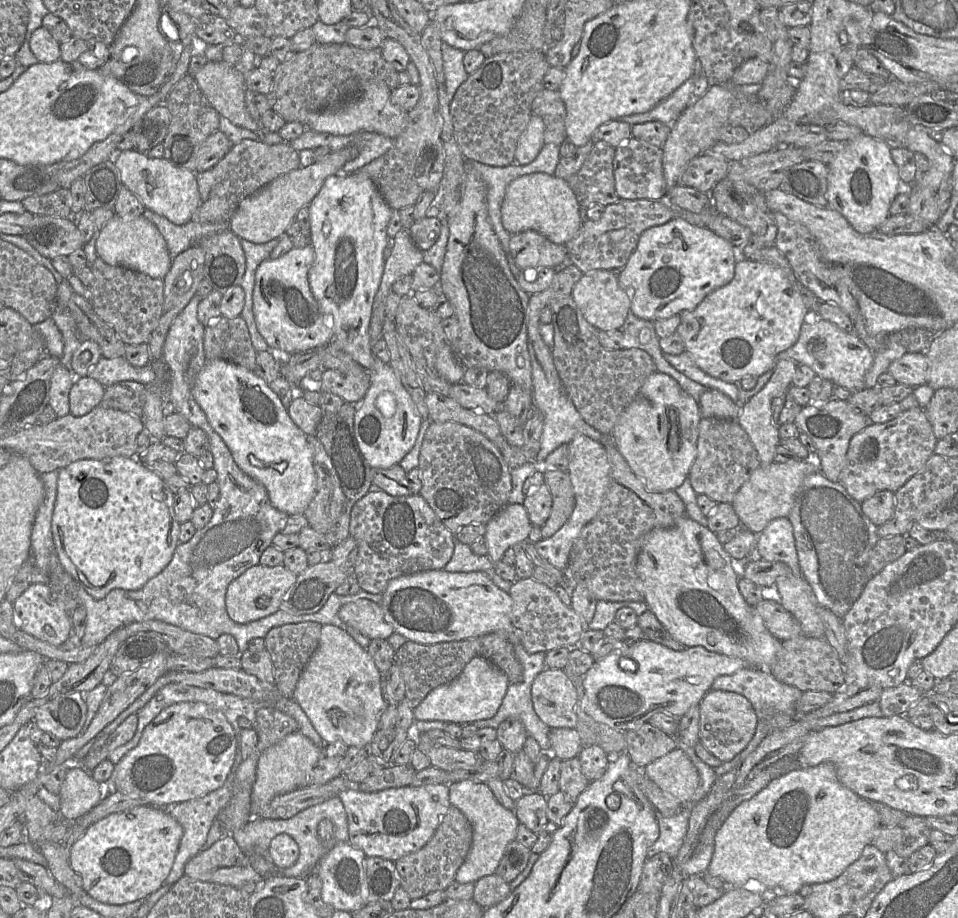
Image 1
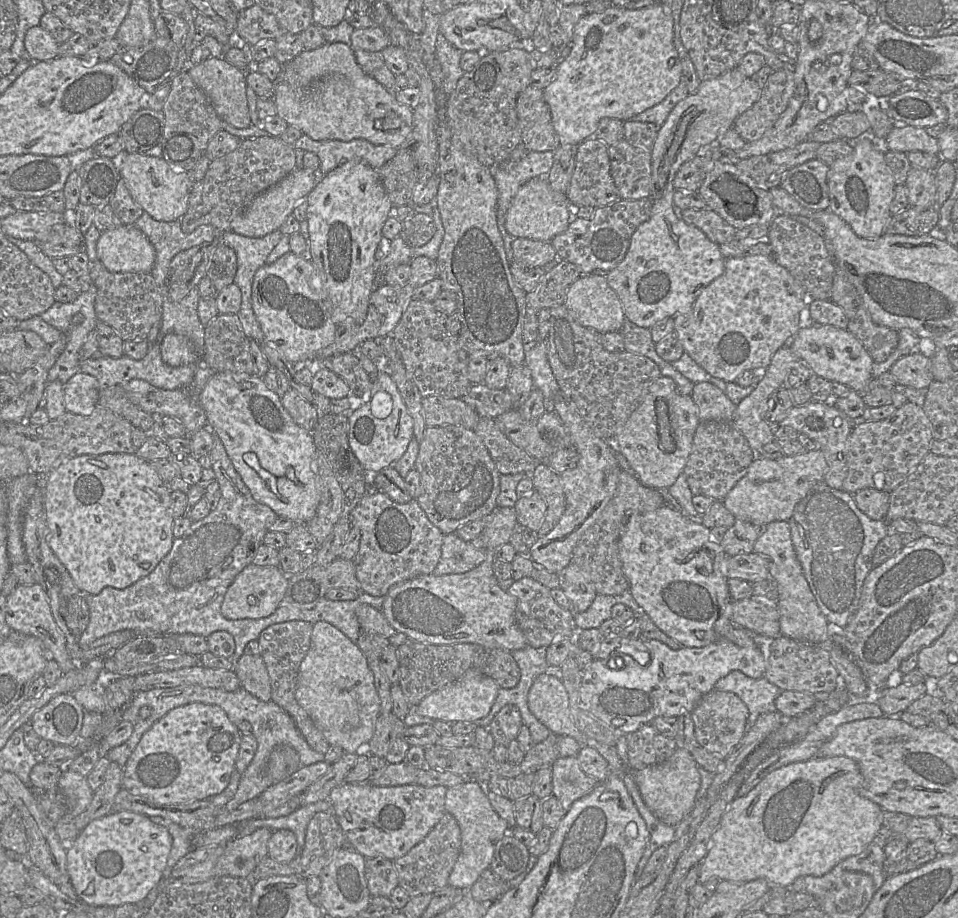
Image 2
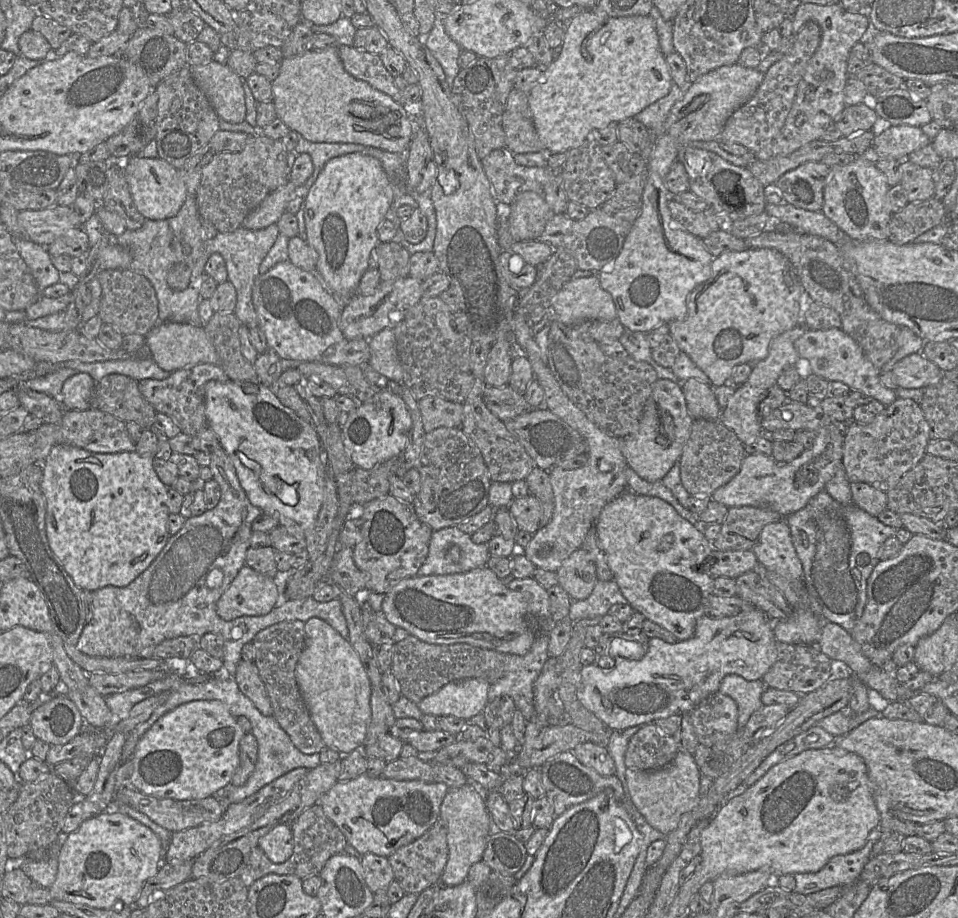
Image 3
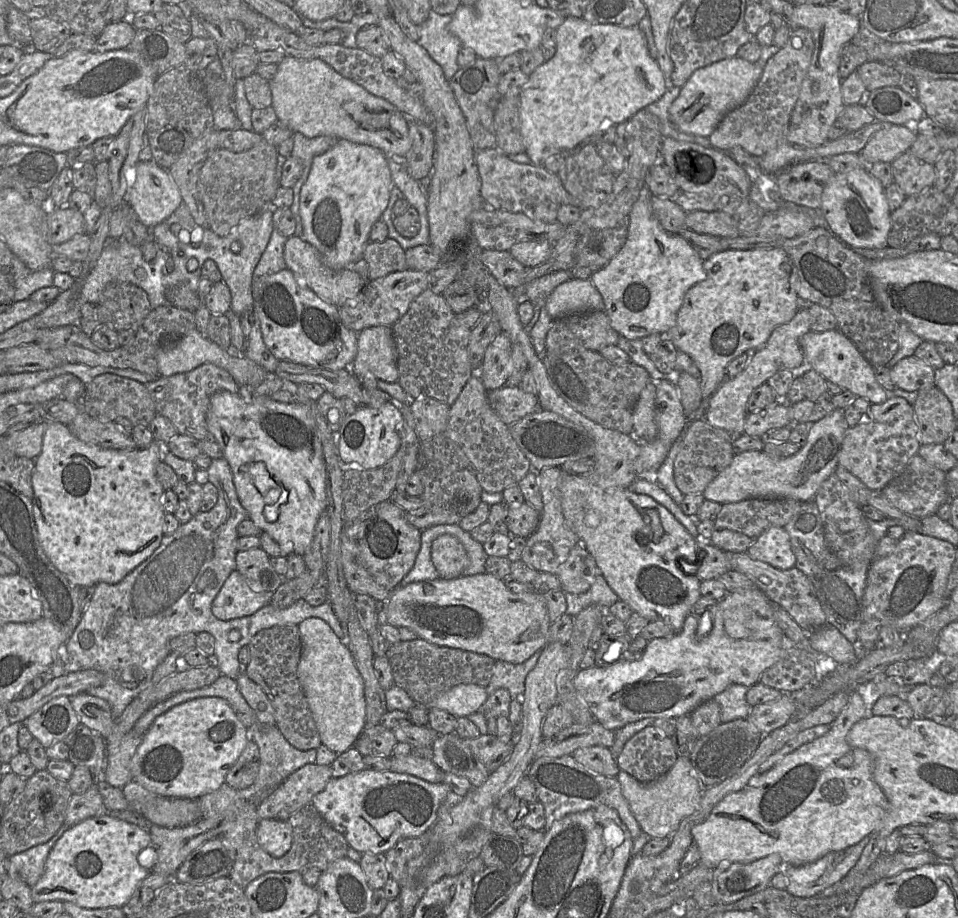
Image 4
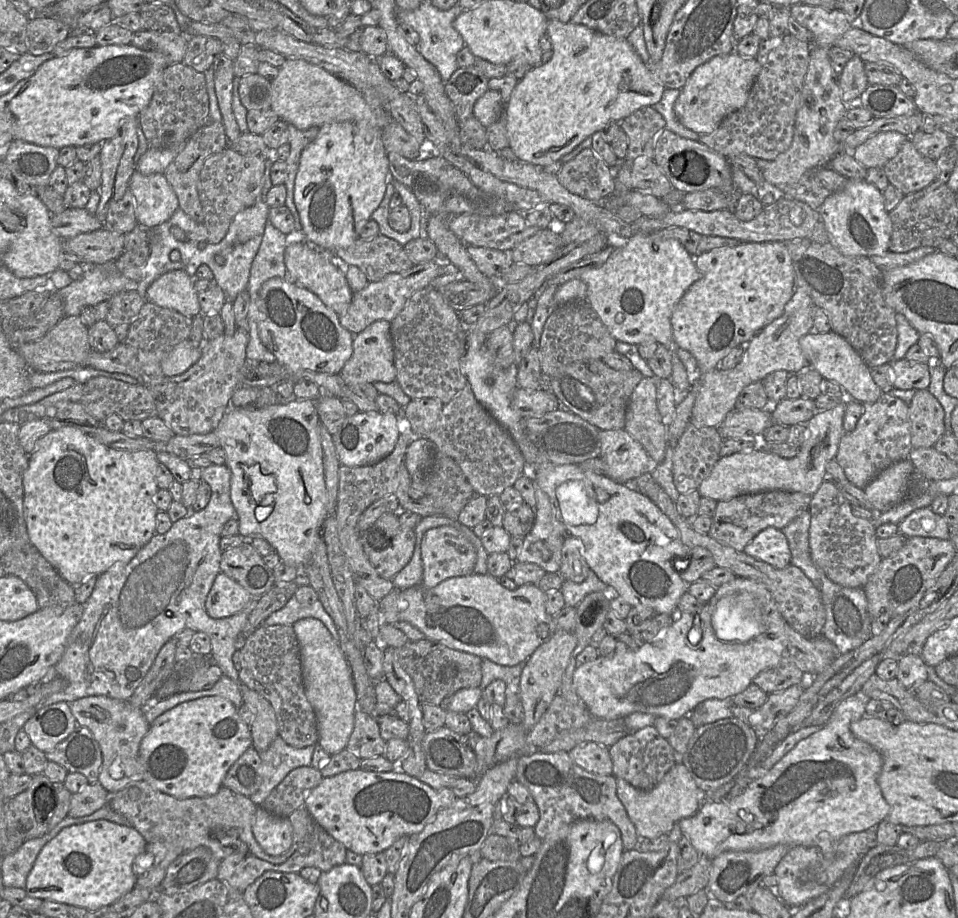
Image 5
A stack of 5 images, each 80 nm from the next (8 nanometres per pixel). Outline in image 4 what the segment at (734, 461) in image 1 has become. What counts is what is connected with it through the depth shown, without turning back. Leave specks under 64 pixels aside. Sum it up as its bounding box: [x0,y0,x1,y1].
[674,419,735,494]

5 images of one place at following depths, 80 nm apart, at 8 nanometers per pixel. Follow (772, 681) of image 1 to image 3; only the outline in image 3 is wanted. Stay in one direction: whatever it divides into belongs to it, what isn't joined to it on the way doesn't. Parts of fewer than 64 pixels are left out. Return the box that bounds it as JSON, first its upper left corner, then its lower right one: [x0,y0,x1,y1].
[718,674,767,730]

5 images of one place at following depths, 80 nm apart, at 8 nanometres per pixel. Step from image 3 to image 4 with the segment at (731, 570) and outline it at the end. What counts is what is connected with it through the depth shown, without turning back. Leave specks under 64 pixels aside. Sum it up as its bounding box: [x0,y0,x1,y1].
[695,533,732,581]

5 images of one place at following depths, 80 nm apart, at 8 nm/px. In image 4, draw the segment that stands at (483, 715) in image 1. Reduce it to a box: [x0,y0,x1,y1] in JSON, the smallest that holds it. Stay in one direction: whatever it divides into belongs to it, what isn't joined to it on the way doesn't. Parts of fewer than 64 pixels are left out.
[427,684,488,717]

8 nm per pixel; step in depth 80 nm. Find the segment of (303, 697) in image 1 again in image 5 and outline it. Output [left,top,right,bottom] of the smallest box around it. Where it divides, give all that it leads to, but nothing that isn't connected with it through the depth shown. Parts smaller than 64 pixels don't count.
[292,618,357,755]

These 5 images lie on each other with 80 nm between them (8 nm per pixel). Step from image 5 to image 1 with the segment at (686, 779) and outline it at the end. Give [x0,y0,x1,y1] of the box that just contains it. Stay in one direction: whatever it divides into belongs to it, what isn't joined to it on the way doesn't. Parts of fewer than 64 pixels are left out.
[642,749,700,805]

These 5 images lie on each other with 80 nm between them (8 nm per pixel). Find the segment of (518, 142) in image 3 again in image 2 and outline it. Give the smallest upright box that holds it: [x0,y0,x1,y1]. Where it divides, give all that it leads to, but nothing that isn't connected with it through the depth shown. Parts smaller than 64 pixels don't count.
[516,86,560,152]

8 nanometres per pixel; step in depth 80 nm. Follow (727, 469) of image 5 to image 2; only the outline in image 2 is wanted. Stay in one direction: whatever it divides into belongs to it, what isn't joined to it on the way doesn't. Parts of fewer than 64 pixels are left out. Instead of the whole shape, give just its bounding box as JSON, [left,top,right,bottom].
[721,449,827,531]

